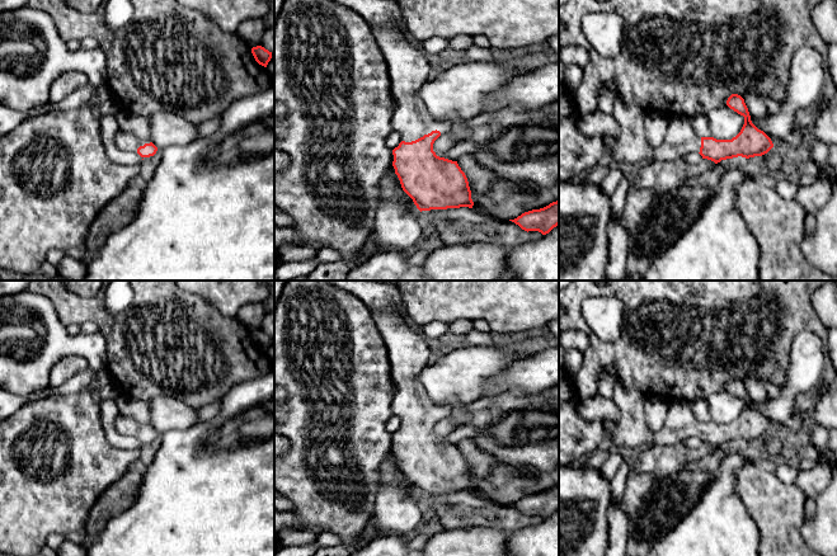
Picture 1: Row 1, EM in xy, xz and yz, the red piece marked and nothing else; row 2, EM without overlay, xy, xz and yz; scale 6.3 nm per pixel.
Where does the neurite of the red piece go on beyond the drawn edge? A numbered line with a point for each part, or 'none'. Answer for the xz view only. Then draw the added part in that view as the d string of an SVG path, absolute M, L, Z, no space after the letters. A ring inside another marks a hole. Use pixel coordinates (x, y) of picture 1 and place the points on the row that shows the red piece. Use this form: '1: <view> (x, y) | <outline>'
1: xz (408, 66) | M391 23L371 27L372 33L380 46L389 69L391 83L391 93L396 99L396 109L391 116L392 131L401 135L401 141L412 142L424 135L436 131L438 122L434 122L427 109L427 105L420 99L418 91L428 81L431 65L427 60L427 53L413 41L406 39L404 33Z

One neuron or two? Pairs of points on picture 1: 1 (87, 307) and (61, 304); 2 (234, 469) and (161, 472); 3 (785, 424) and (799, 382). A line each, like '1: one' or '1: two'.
1: one
2: one
3: one

